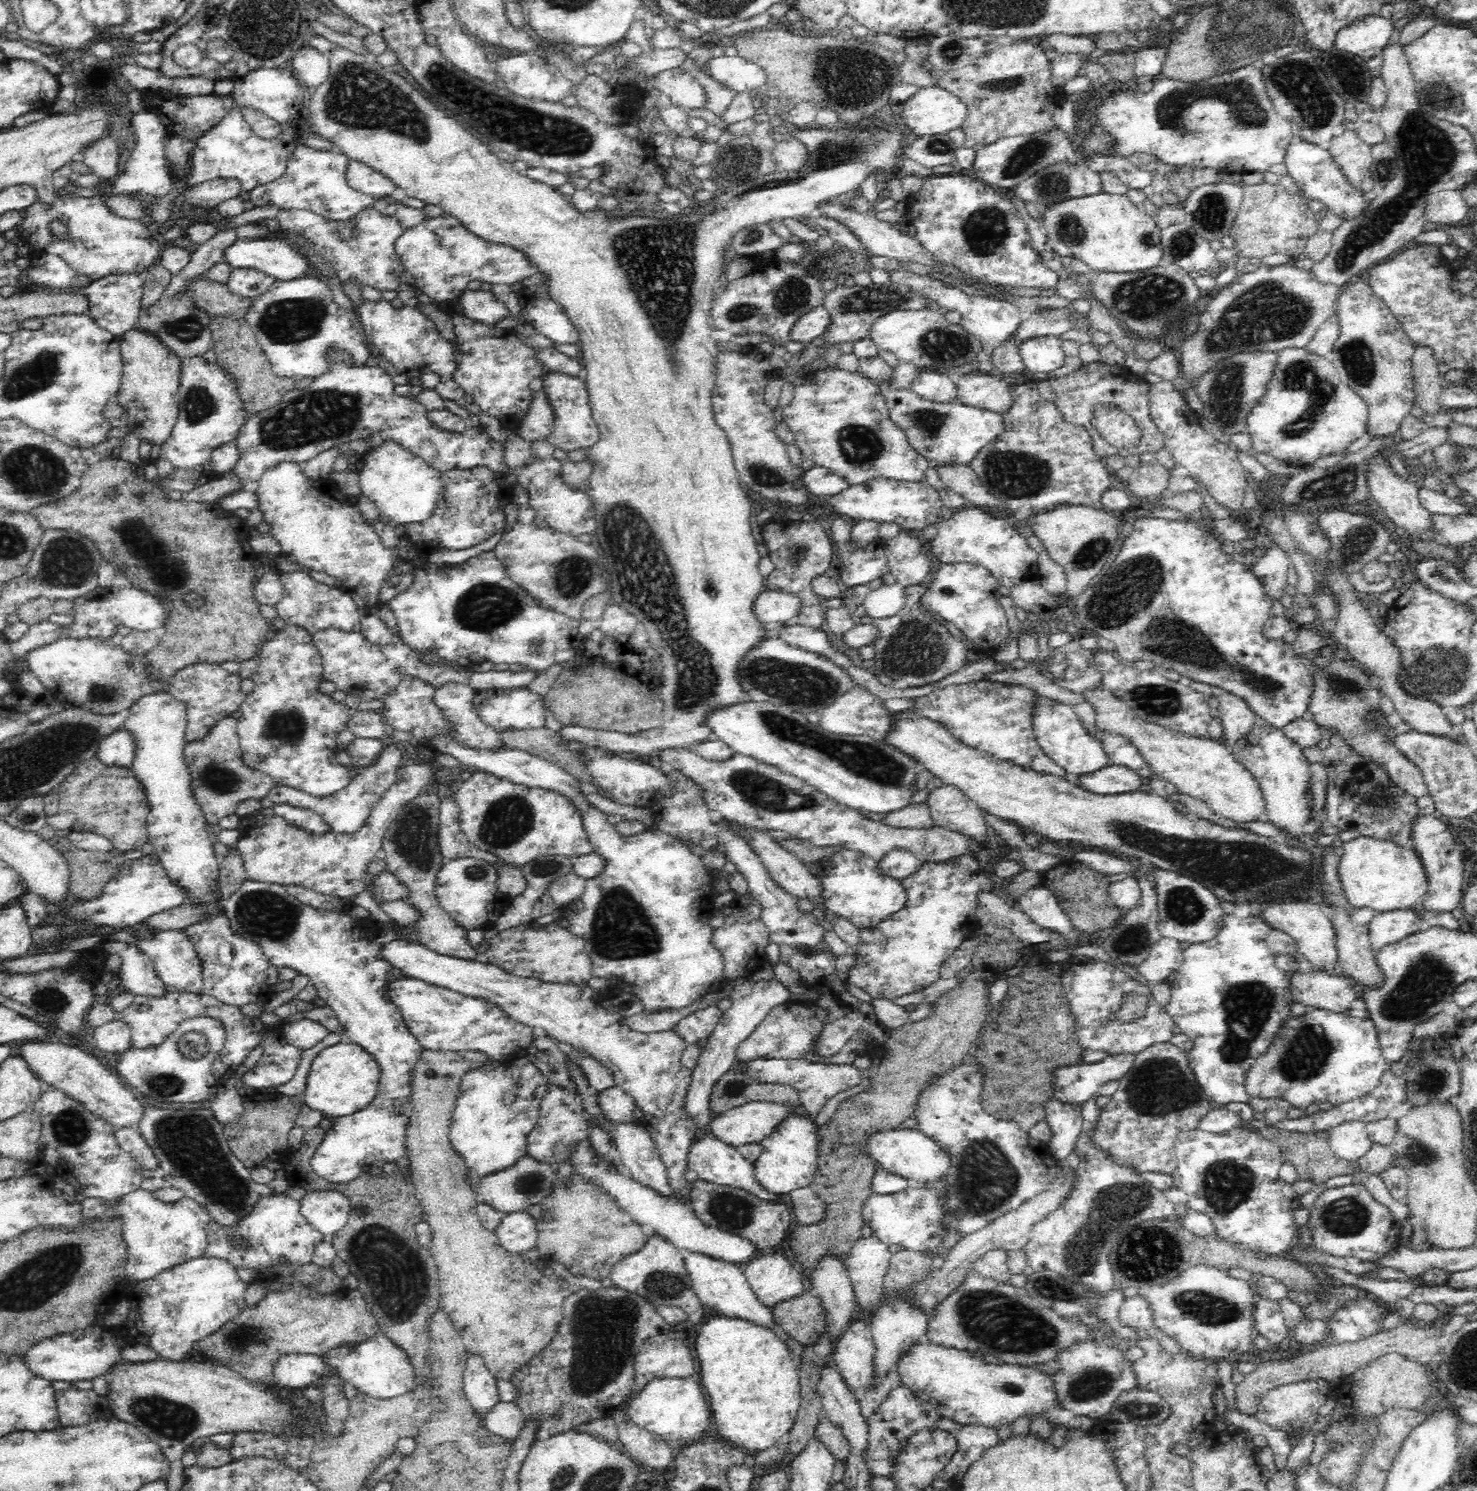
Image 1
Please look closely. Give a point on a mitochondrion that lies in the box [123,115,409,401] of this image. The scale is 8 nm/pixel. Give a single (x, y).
(289, 321)

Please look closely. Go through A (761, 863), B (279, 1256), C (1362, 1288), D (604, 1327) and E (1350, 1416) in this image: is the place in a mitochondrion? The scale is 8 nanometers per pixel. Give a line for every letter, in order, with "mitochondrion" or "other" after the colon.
A: other
B: other
C: other
D: mitochondrion
E: other

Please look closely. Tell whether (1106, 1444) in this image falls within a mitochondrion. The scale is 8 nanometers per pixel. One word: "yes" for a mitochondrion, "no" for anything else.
no

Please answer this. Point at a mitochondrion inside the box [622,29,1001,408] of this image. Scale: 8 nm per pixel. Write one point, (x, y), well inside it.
(851, 77)

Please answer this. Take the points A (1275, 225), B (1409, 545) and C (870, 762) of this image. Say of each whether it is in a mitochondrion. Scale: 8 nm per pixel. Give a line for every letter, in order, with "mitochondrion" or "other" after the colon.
A: other
B: other
C: mitochondrion

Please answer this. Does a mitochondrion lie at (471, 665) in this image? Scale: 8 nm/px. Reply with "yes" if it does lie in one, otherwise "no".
no

